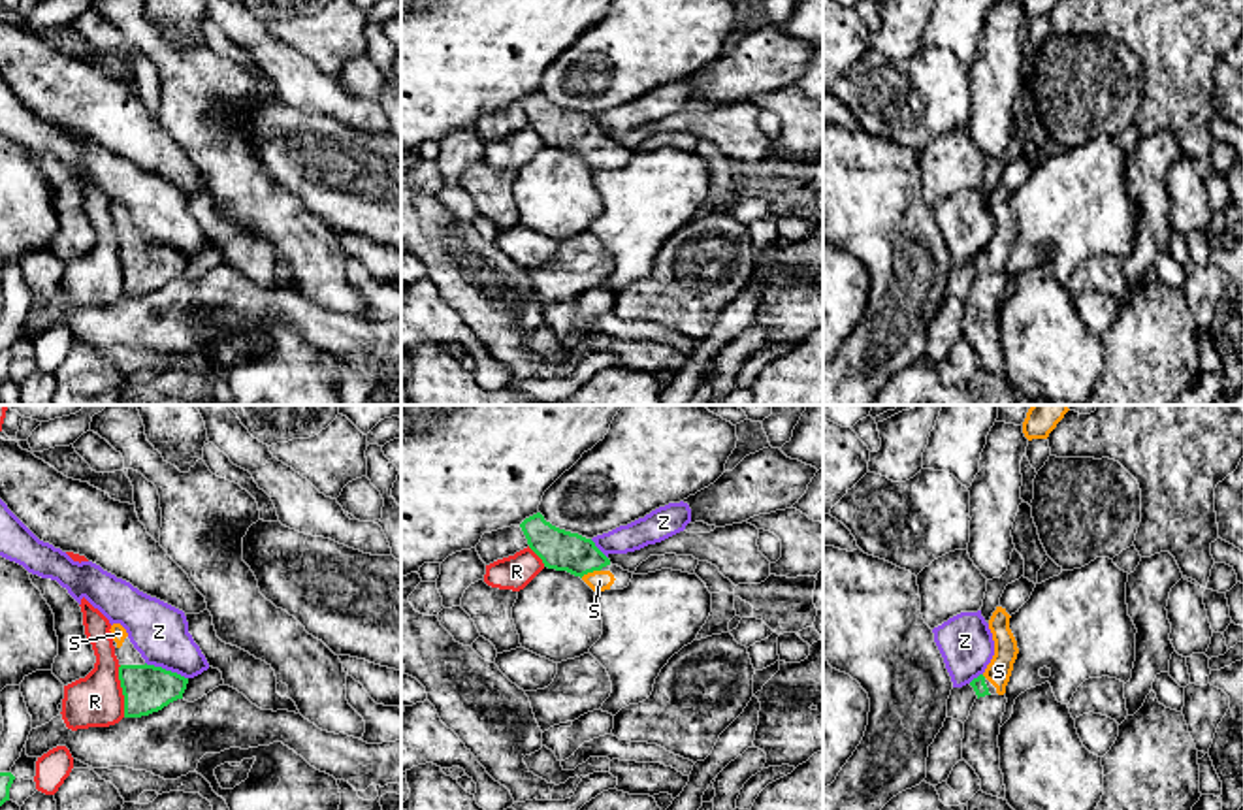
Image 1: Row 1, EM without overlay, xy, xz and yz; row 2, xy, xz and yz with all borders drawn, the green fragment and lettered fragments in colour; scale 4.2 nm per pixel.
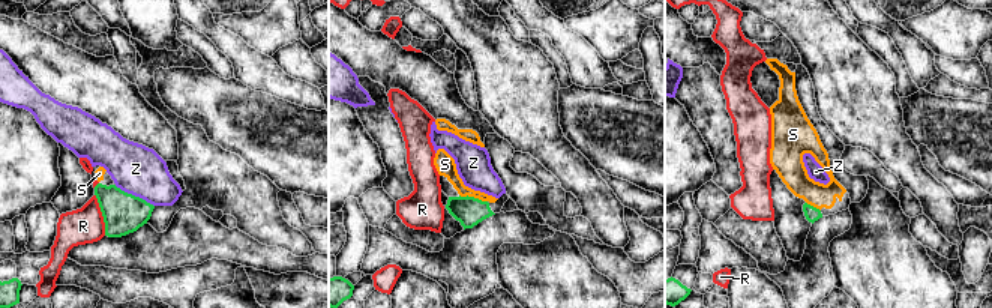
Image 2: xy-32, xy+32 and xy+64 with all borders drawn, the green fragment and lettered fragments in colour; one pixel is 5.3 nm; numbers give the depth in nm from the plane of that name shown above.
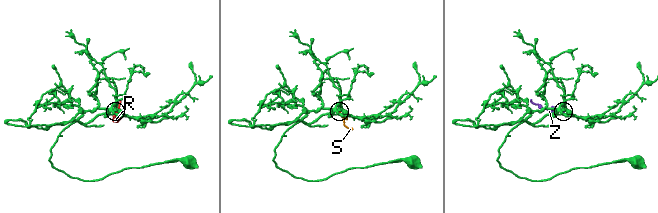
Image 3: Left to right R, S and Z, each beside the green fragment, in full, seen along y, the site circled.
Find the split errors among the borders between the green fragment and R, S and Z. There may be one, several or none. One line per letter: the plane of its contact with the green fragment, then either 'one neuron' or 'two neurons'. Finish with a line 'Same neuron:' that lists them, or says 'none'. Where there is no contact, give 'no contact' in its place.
R: meets green in xy; two neurons
S: meets green in xz; one neuron
Z: meets green in xy; two neurons
Same neuron: S

